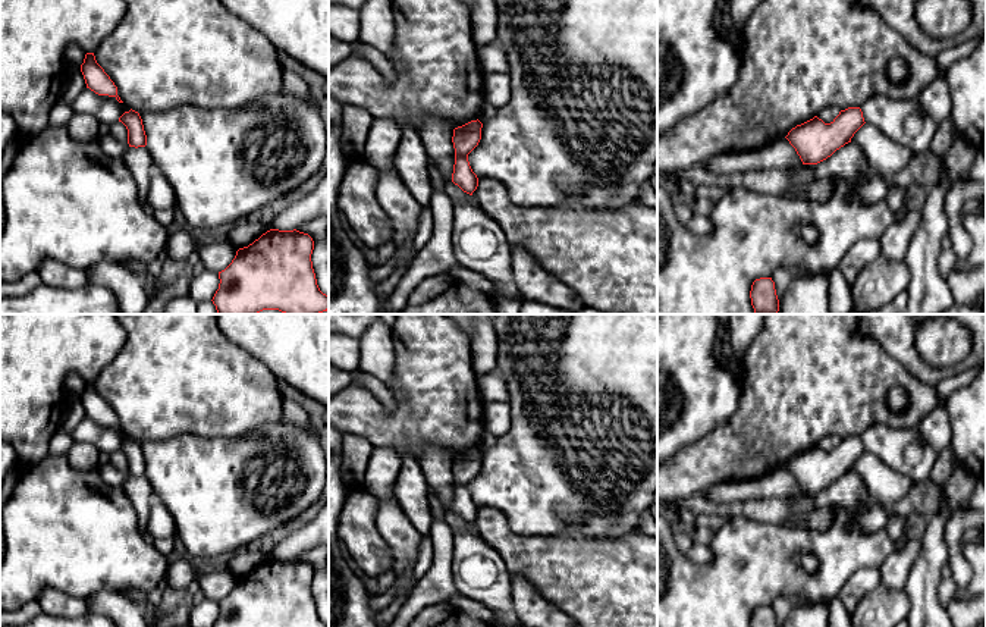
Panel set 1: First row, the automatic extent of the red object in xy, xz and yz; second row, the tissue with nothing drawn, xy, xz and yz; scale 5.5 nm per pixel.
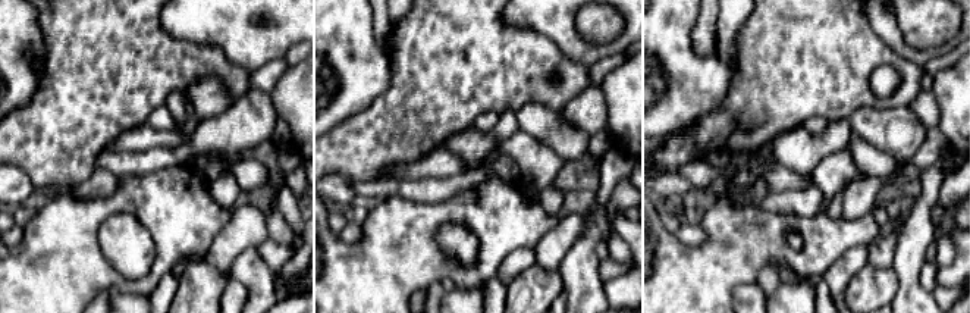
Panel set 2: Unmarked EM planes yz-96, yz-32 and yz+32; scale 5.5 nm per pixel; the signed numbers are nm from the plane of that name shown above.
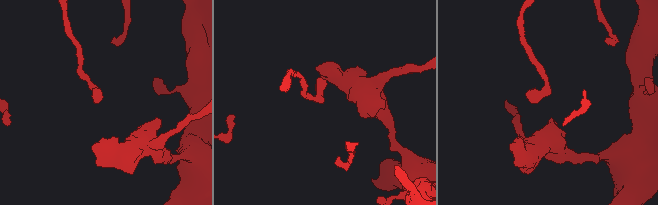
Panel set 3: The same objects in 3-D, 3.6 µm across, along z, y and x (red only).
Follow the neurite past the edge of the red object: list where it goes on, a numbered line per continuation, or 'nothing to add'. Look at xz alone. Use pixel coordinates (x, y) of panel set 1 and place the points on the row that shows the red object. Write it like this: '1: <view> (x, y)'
nothing to add

